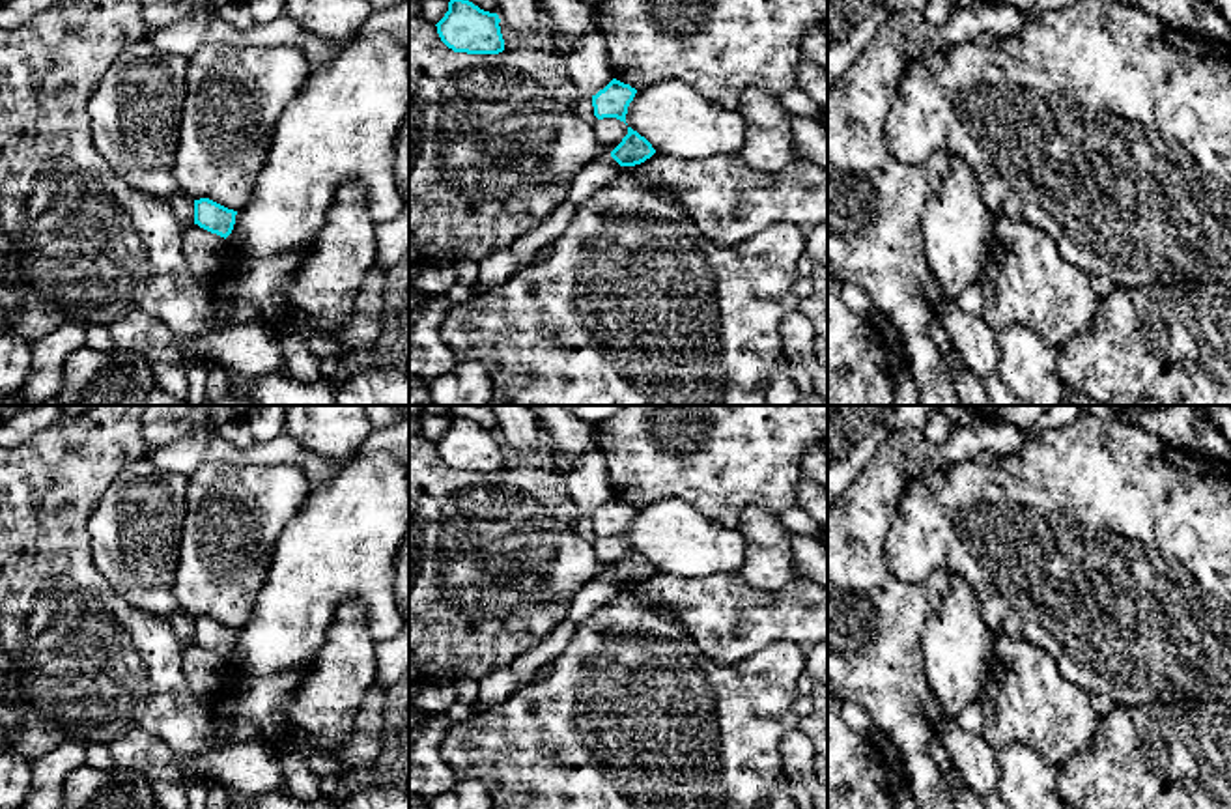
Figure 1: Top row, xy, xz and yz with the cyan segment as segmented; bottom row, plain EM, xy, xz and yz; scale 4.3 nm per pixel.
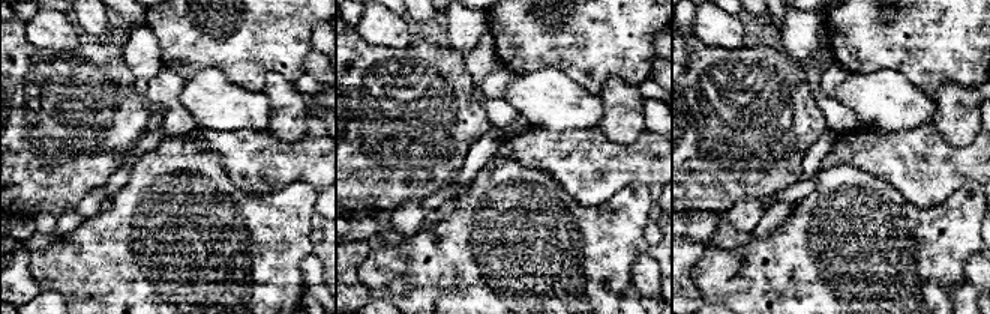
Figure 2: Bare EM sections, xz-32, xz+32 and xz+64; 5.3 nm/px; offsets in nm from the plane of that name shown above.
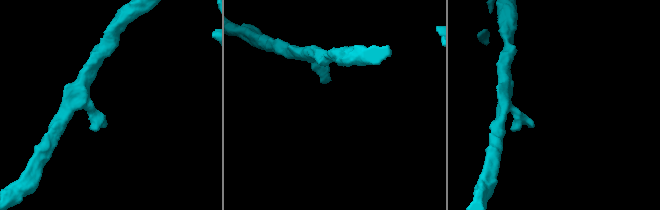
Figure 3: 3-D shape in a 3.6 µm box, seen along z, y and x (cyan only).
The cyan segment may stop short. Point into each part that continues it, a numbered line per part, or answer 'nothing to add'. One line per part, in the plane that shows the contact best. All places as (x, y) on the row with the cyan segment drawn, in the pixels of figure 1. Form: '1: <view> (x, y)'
nothing to add

